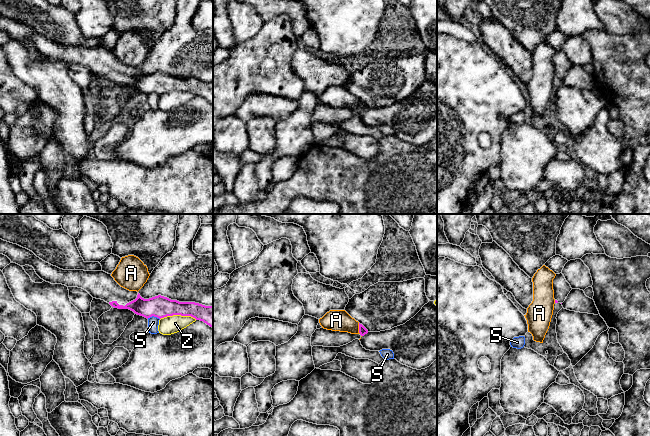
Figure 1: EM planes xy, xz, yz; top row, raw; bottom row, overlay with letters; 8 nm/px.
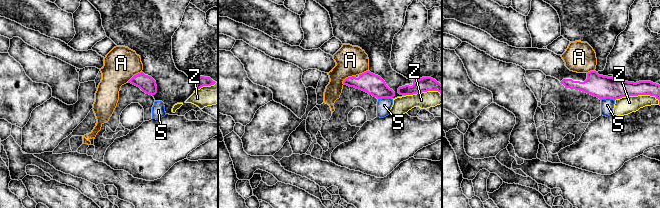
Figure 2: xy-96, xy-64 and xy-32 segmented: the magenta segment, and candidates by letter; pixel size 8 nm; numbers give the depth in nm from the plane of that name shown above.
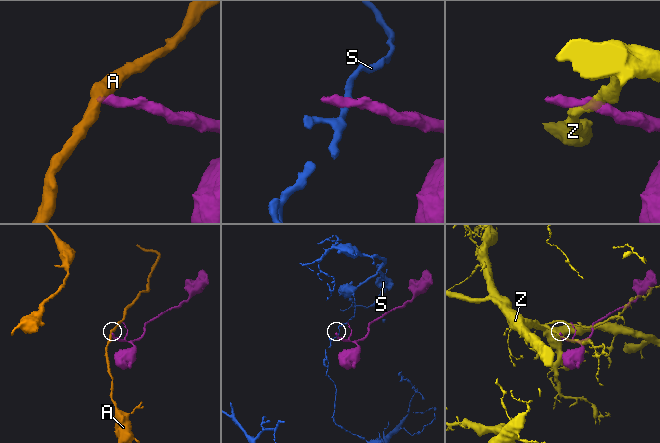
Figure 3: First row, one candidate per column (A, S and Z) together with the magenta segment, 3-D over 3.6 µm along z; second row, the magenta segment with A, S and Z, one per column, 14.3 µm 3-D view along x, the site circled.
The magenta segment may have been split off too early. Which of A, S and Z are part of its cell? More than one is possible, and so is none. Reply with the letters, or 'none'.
none

